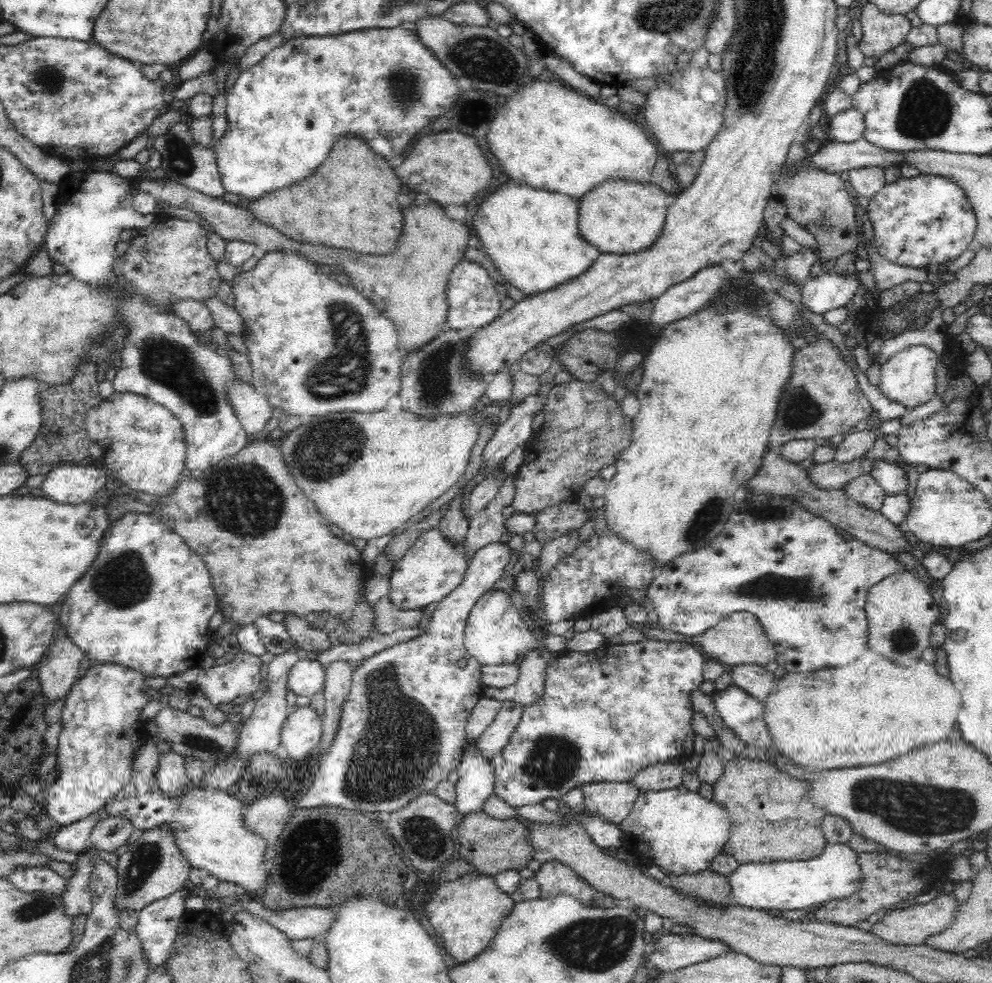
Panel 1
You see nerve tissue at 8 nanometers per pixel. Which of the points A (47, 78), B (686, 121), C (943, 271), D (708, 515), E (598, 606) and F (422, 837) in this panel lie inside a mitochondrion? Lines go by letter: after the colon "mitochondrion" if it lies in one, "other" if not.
A: mitochondrion
B: other
C: other
D: mitochondrion
E: other
F: mitochondrion

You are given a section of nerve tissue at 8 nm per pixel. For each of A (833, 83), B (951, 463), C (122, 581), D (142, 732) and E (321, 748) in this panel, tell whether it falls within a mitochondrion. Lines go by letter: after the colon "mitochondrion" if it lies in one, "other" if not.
A: other
B: other
C: mitochondrion
D: other
E: other

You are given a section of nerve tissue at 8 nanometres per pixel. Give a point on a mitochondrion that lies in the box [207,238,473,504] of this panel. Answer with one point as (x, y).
(346, 371)

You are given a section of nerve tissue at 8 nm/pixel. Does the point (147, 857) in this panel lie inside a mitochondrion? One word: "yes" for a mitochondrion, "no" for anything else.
yes

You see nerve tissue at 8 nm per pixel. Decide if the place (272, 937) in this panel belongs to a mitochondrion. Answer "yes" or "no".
no

